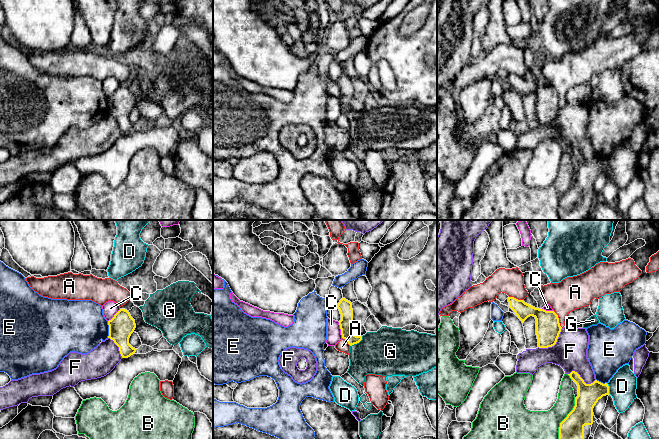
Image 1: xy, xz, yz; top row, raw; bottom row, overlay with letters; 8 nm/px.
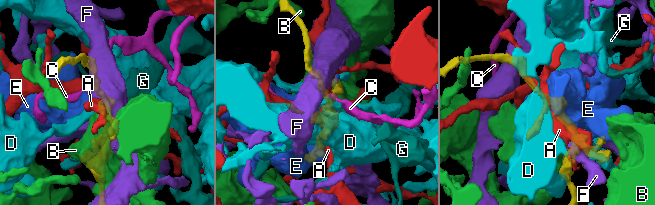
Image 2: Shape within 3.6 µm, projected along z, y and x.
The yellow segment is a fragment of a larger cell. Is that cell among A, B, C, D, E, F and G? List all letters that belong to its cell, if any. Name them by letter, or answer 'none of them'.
G

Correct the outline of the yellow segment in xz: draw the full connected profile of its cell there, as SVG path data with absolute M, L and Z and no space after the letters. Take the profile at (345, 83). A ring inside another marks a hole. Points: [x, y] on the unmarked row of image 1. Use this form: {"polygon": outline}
{"polygon": "M342 74L337 81L341 90L339 97L342 114L350 121L350 142L347 147L359 160L364 162L365 152L405 151L416 152L437 142L437 112L401 104L382 102L377 108L356 112L351 106L353 97L352 79Z"}

